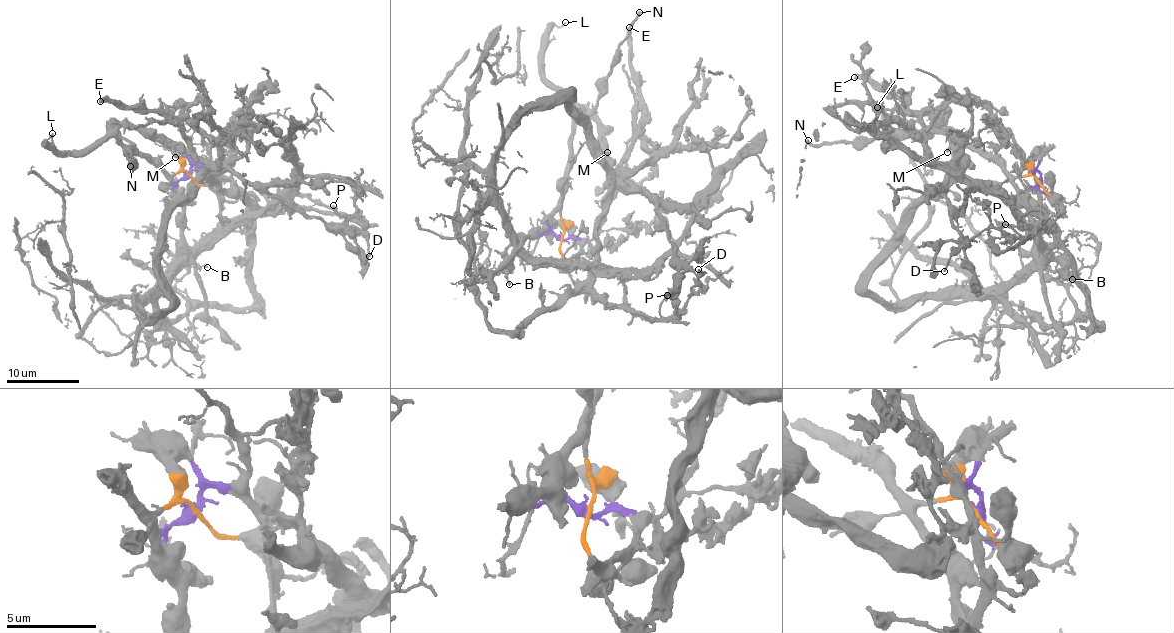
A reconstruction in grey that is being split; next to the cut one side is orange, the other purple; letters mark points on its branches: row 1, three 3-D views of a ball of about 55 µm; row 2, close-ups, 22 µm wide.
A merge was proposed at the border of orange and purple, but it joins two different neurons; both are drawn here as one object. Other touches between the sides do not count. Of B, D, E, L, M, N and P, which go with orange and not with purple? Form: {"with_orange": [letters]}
{"with_orange": ["B", "L", "M", "N"]}

